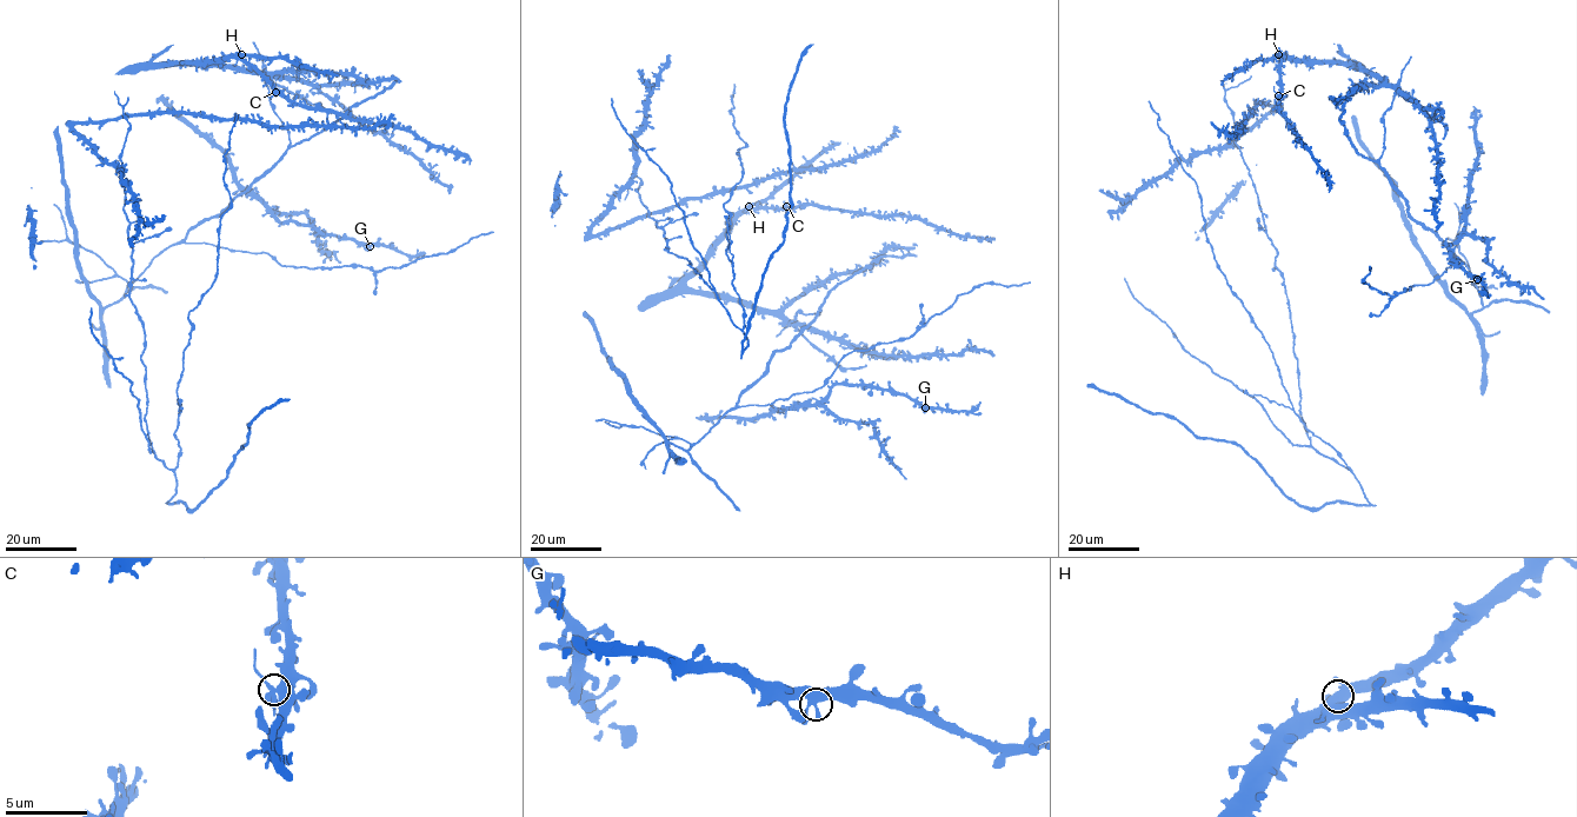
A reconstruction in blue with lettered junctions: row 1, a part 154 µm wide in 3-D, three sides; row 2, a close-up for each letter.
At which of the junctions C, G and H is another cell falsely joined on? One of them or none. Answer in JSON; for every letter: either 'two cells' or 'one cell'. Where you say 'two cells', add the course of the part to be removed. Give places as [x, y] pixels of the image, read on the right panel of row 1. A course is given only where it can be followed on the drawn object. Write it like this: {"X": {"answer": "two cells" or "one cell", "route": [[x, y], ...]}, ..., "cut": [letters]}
{"C": {"answer": "two cells"}, "G": {"answer": "one cell"}, "H": {"answer": "one cell"}, "cut": ["C"]}

